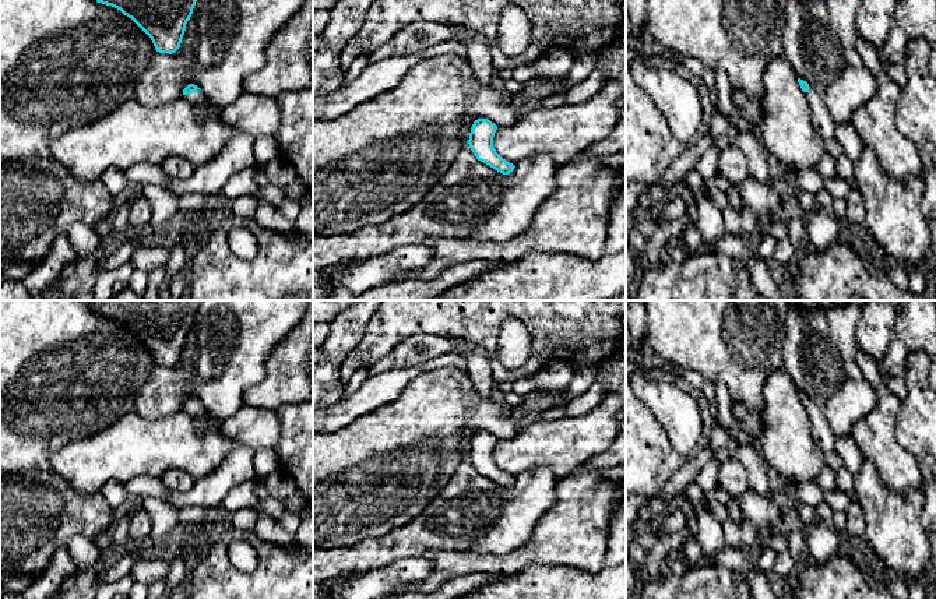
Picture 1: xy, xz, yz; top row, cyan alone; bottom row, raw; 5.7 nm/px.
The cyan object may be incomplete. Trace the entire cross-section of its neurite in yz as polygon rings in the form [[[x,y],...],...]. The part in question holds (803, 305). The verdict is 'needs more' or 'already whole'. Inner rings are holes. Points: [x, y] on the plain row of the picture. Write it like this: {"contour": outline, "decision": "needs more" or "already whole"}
{"contour": [[[792,300],[800,310],[810,311],[819,309],[828,309],[838,304],[862,306],[863,300]]], "decision": "already whole"}

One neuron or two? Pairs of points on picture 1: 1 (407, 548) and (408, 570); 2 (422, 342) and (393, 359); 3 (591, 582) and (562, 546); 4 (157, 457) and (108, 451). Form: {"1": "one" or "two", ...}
{"1": "two", "2": "one", "3": "two", "4": "one"}

